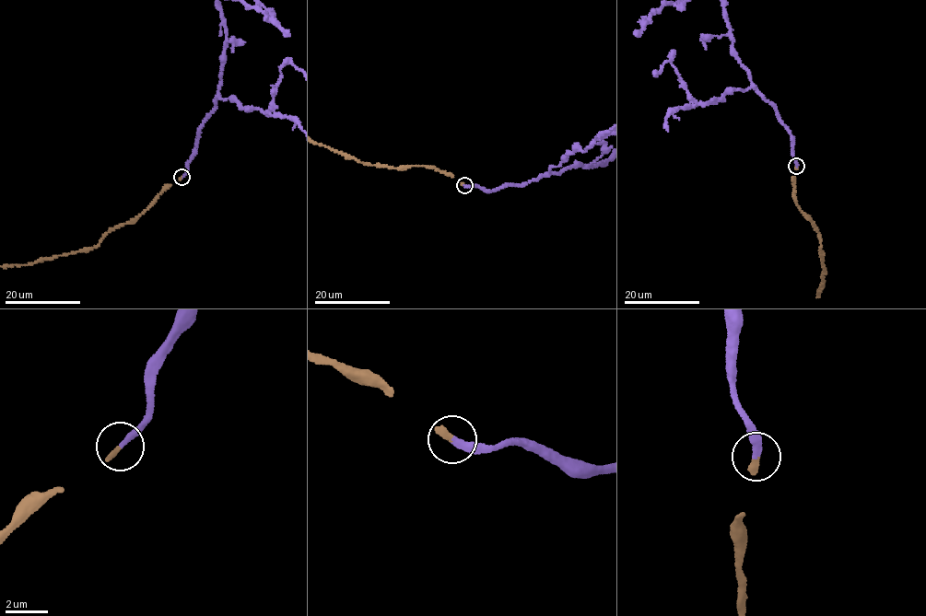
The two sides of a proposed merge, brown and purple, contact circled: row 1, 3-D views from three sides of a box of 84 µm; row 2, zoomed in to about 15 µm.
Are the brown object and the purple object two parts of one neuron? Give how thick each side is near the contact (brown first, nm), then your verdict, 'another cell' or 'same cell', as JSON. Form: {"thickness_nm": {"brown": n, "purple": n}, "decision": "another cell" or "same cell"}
{"thickness_nm": {"brown": 280, "purple": 320}, "decision": "same cell"}

